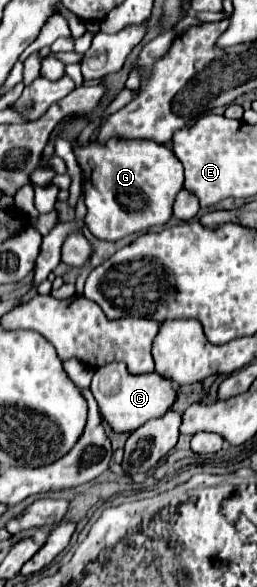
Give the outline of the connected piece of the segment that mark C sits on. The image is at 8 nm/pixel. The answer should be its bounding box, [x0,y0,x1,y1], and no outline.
[91,363,177,431]

